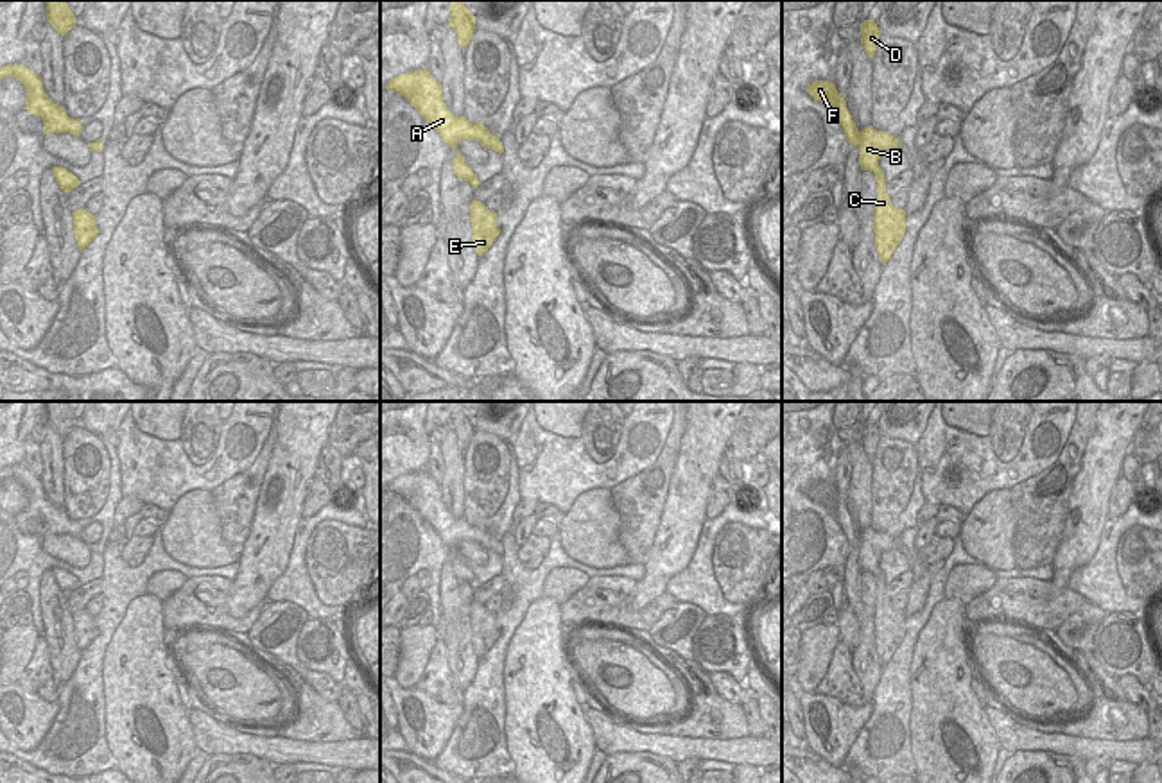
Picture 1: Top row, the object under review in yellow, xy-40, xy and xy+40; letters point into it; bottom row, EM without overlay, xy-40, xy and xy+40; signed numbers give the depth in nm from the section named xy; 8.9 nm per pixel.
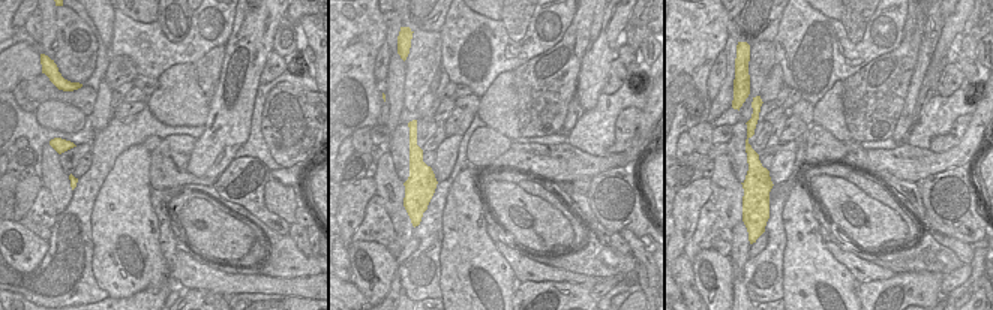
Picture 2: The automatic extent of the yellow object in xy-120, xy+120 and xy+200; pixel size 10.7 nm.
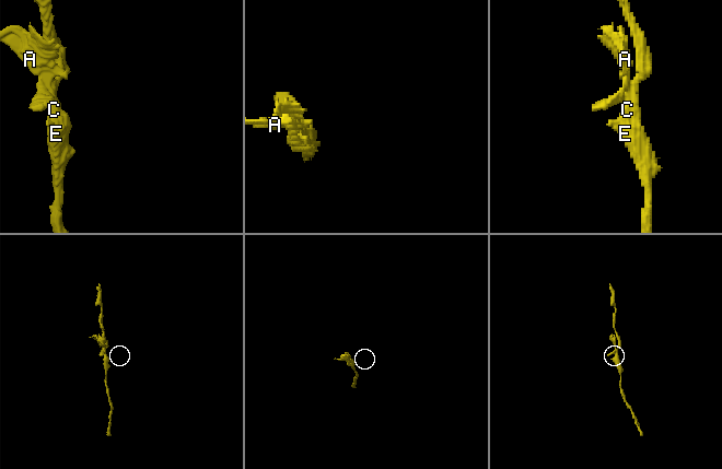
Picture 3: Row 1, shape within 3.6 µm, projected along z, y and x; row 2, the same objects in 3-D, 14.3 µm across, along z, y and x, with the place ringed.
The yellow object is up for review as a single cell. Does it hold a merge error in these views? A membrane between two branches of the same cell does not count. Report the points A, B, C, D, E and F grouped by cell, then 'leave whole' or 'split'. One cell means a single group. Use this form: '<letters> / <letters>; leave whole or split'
A B F / C D E; split

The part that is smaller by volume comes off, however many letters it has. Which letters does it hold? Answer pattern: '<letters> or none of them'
A, B, F

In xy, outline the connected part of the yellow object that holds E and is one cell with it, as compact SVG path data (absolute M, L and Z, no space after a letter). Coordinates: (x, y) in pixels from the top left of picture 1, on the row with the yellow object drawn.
M470 202L472 242L479 256L482 256L500 235L497 228L497 213L490 211L484 202Z

